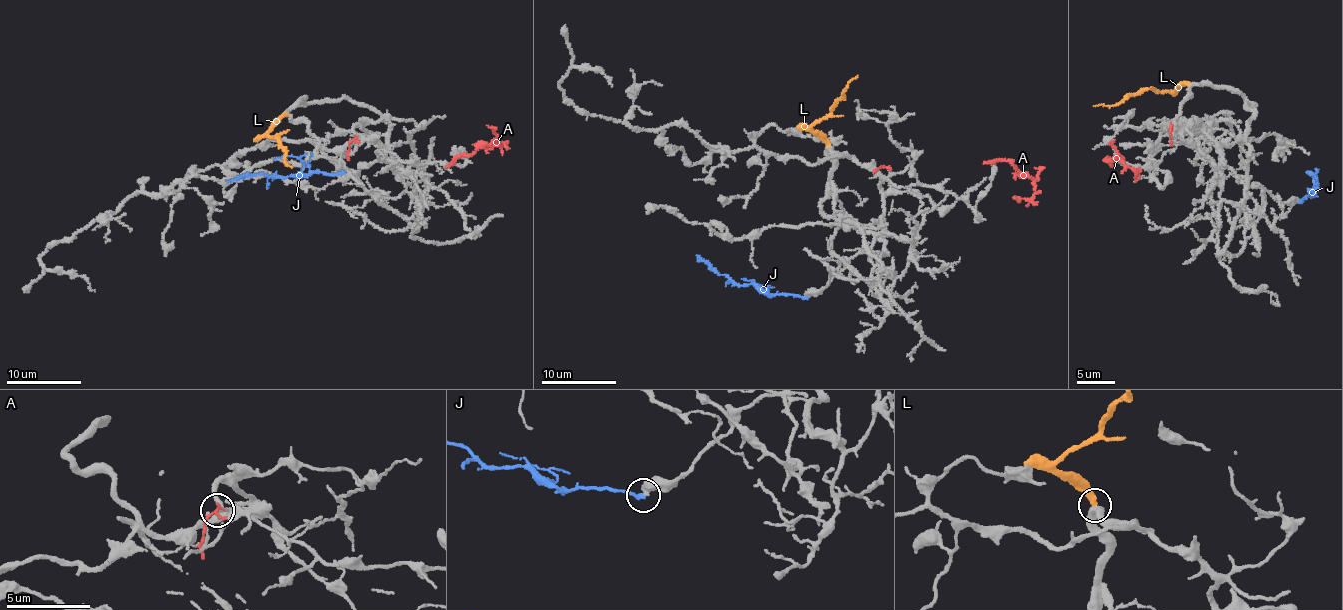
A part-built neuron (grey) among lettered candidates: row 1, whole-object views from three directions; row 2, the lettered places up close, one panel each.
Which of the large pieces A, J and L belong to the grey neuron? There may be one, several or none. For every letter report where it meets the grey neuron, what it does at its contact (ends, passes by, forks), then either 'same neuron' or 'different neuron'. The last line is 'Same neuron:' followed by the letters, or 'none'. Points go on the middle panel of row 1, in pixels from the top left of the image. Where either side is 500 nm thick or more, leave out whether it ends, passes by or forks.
A: (888, 167) | it ends | different neuron
J: (806, 297) | it ends | different neuron
L: (828, 146) | it ends | different neuron
Same neuron: none

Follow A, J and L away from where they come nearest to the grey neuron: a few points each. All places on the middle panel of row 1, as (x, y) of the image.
A: (888, 167), (1008, 161), (1033, 181), (1035, 194), (1016, 198)
J: (805, 297), (771, 293), (752, 283), (733, 284), (696, 255)
L: (828, 146), (828, 139), (810, 129), (830, 113), (830, 107), (857, 75)

